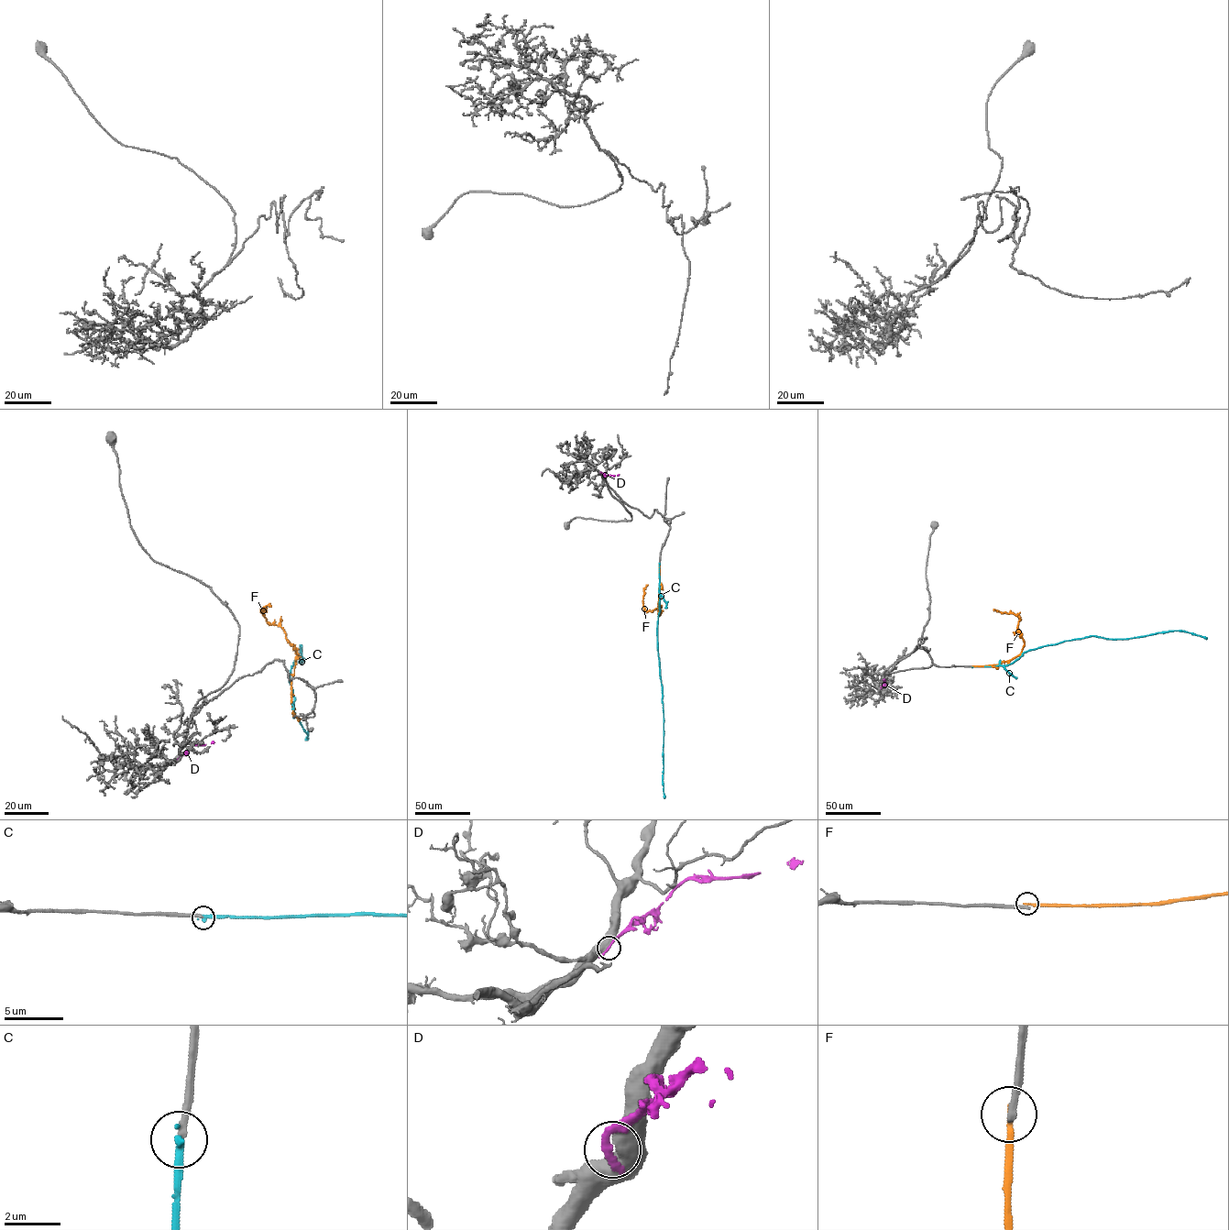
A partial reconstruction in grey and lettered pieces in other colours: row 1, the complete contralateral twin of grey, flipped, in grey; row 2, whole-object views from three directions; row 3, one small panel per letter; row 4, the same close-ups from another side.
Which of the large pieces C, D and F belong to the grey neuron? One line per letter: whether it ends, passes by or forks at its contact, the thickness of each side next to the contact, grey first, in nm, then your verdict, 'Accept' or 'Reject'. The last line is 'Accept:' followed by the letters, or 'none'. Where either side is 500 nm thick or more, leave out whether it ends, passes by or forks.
C: It ends there. Thickness 240 nm (grey) against 320 nm. Accept
D: Thickness 700 nm (grey) against 300 nm. Reject
F: It ends there. Thickness 300 nm (grey) against 200 nm. Reject
Accept: C

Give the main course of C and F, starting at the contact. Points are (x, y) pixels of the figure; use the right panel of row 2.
C: (971, 666), (1007, 665), (1031, 650), (1091, 635), (1124, 639), (1184, 631), (1206, 639)
F: (971, 666), (997, 664), (1021, 653), (1025, 642), (1017, 628), (1020, 619), (1013, 613), (994, 610)

